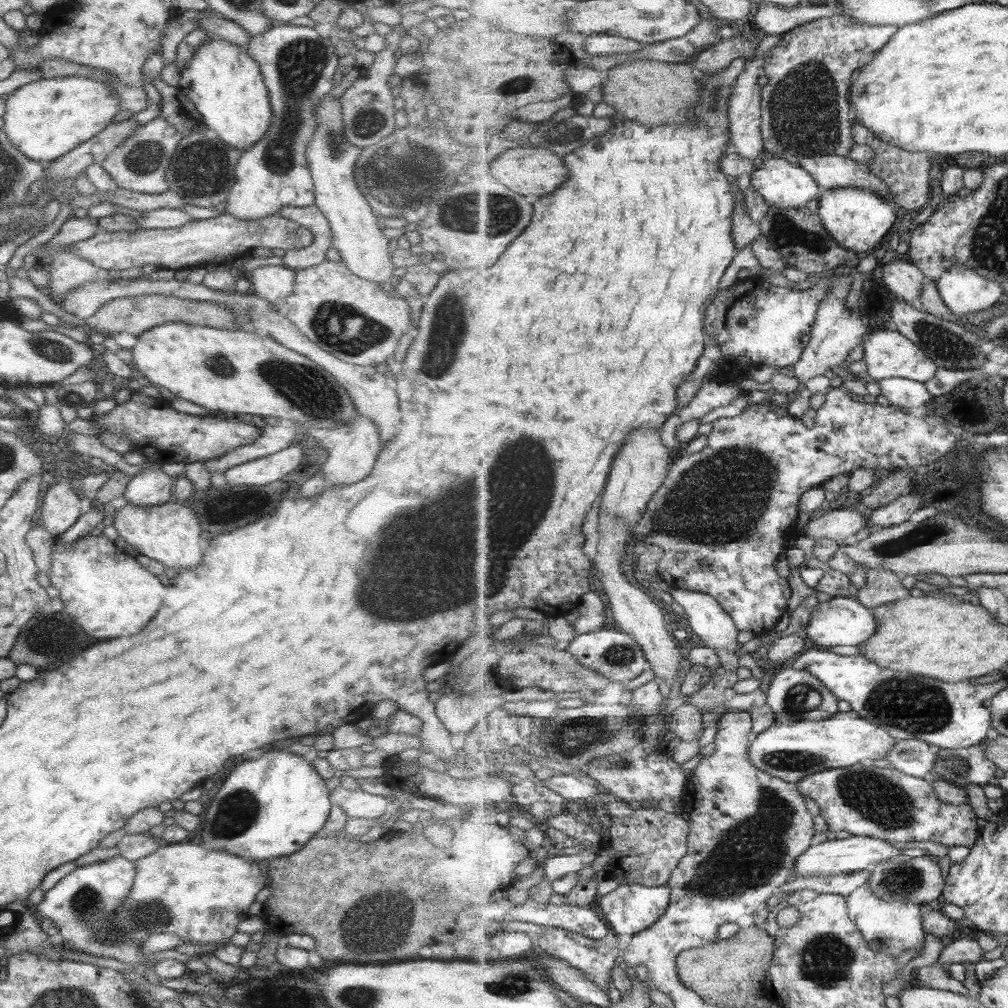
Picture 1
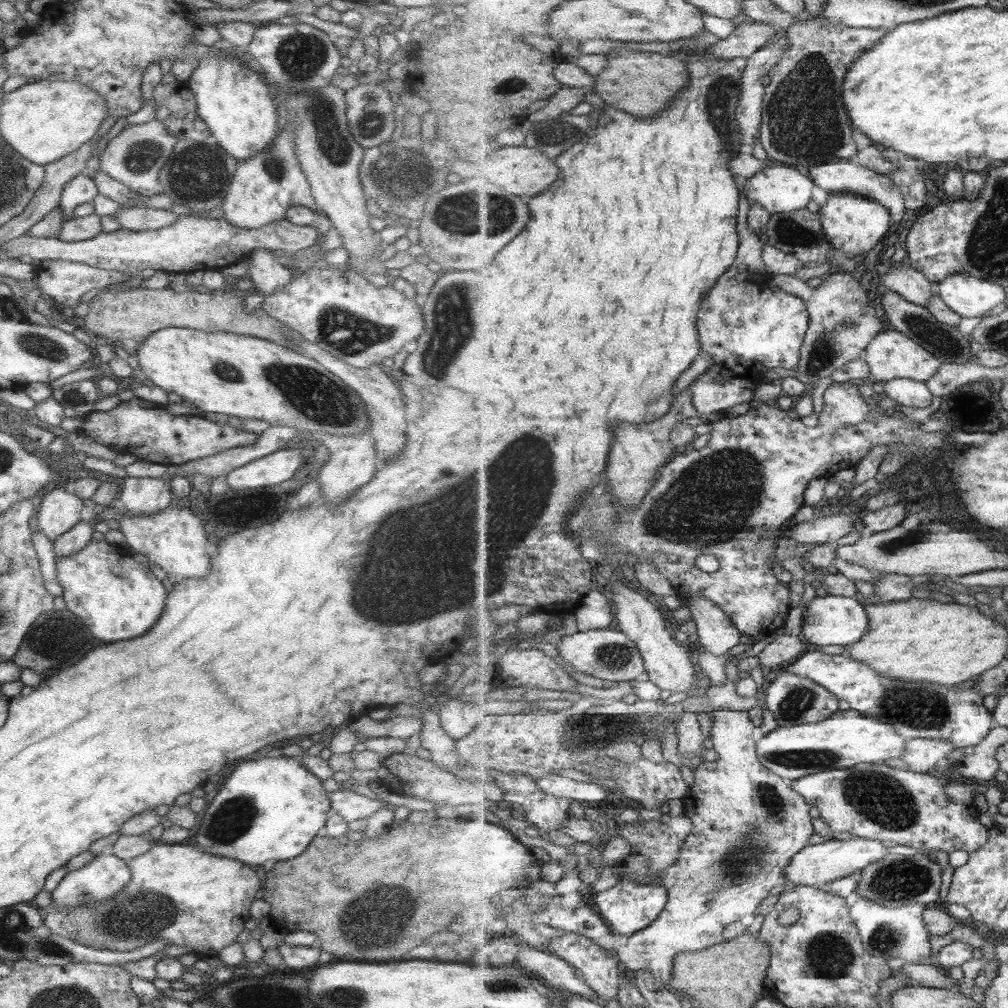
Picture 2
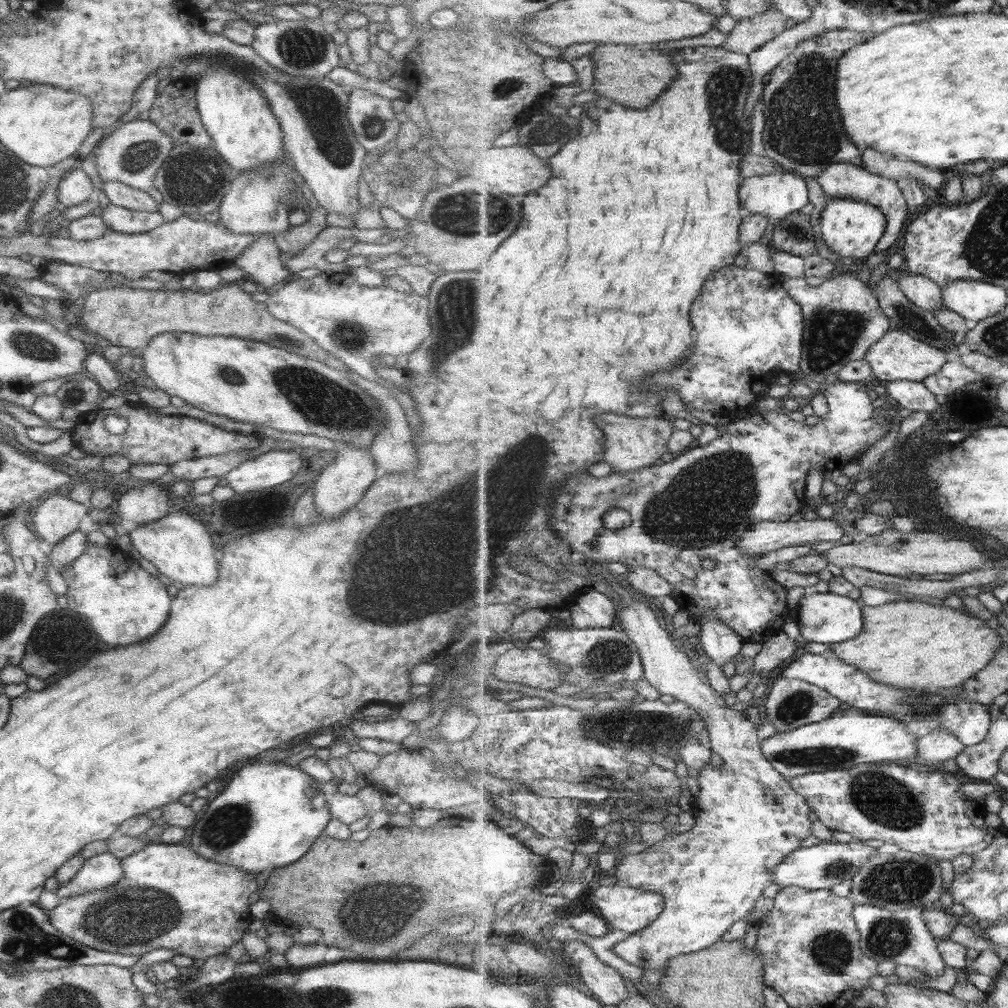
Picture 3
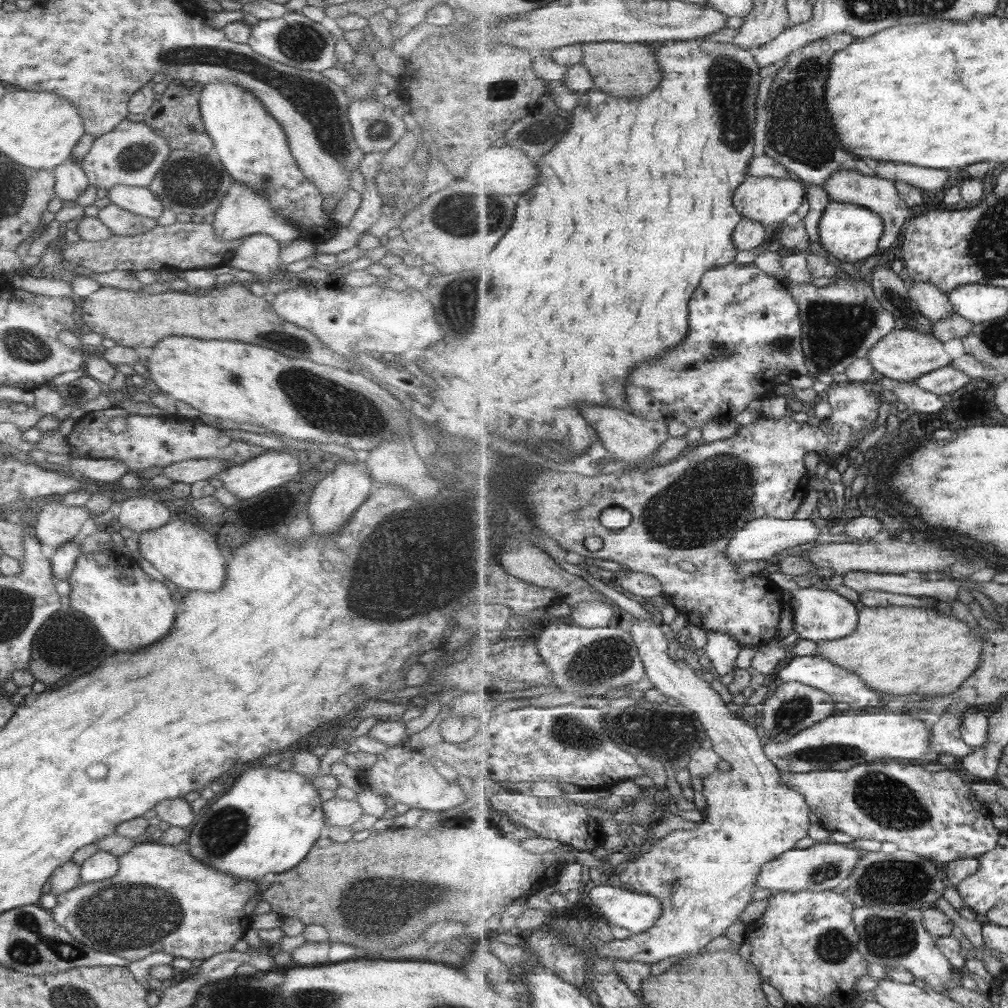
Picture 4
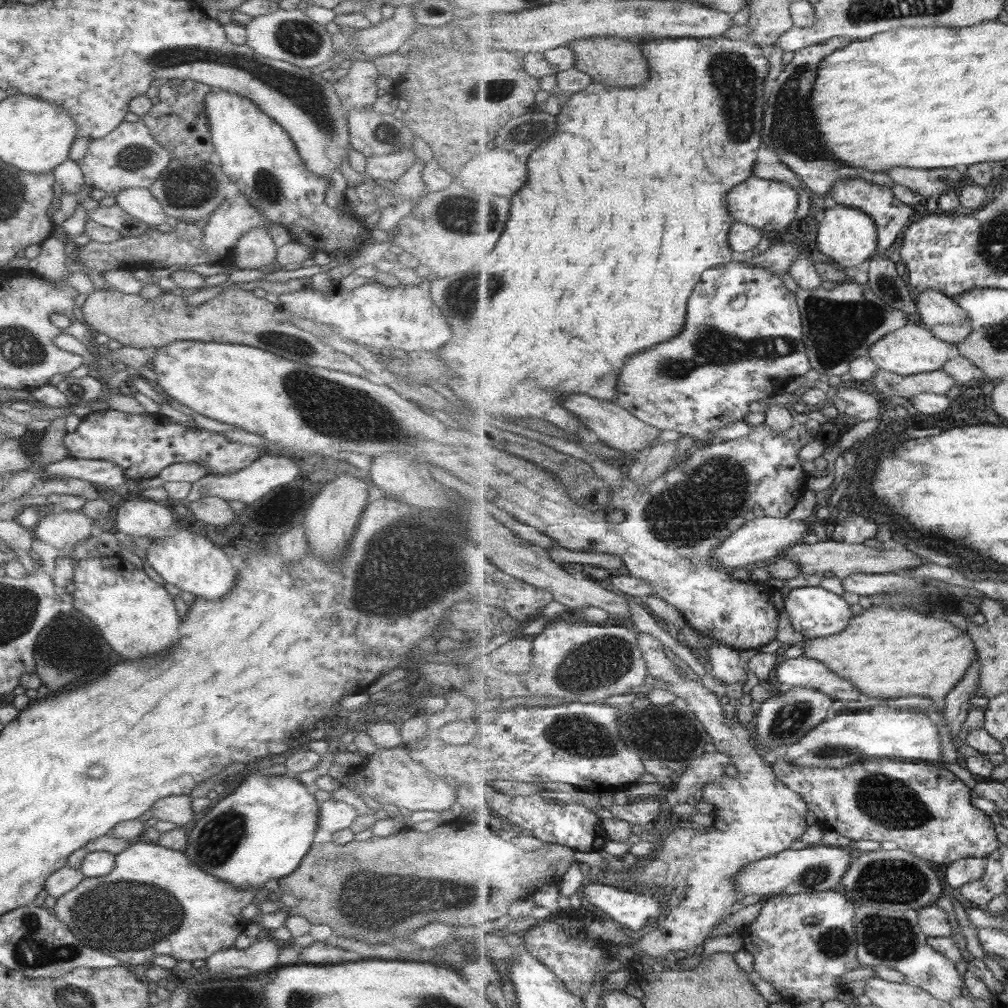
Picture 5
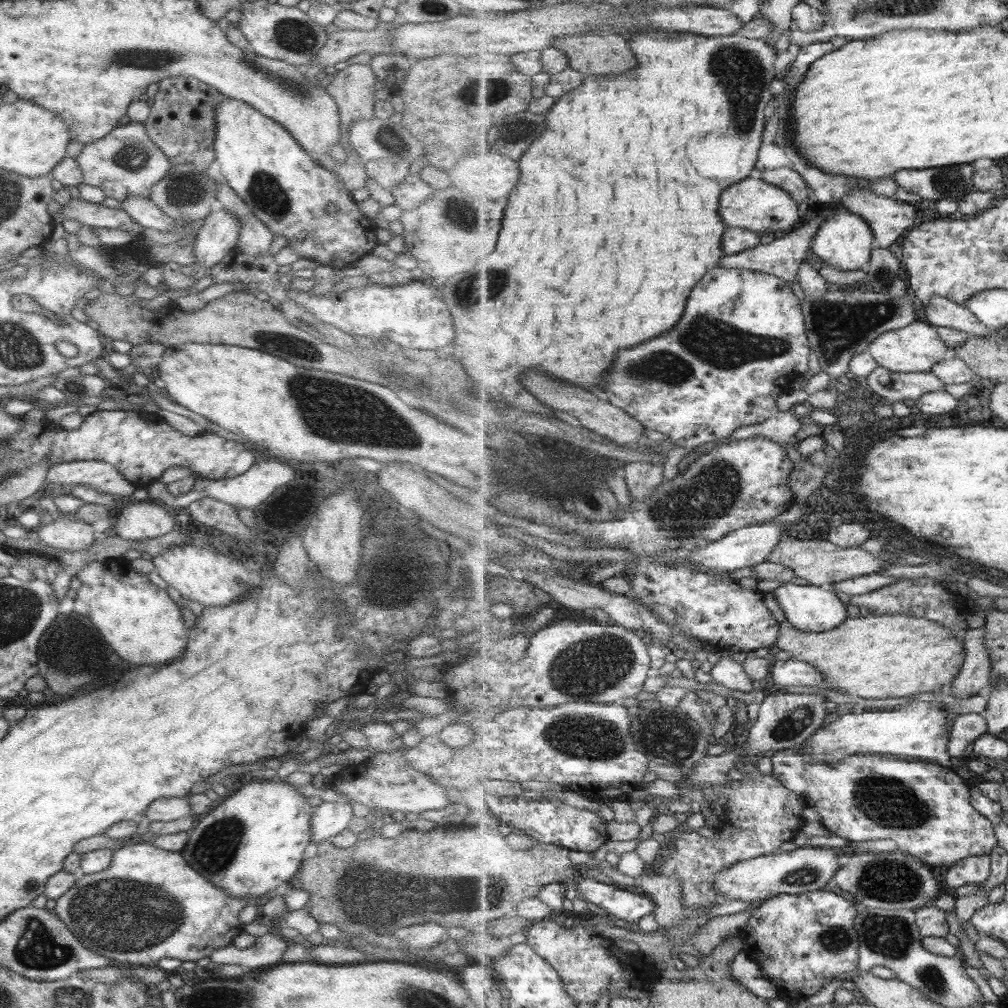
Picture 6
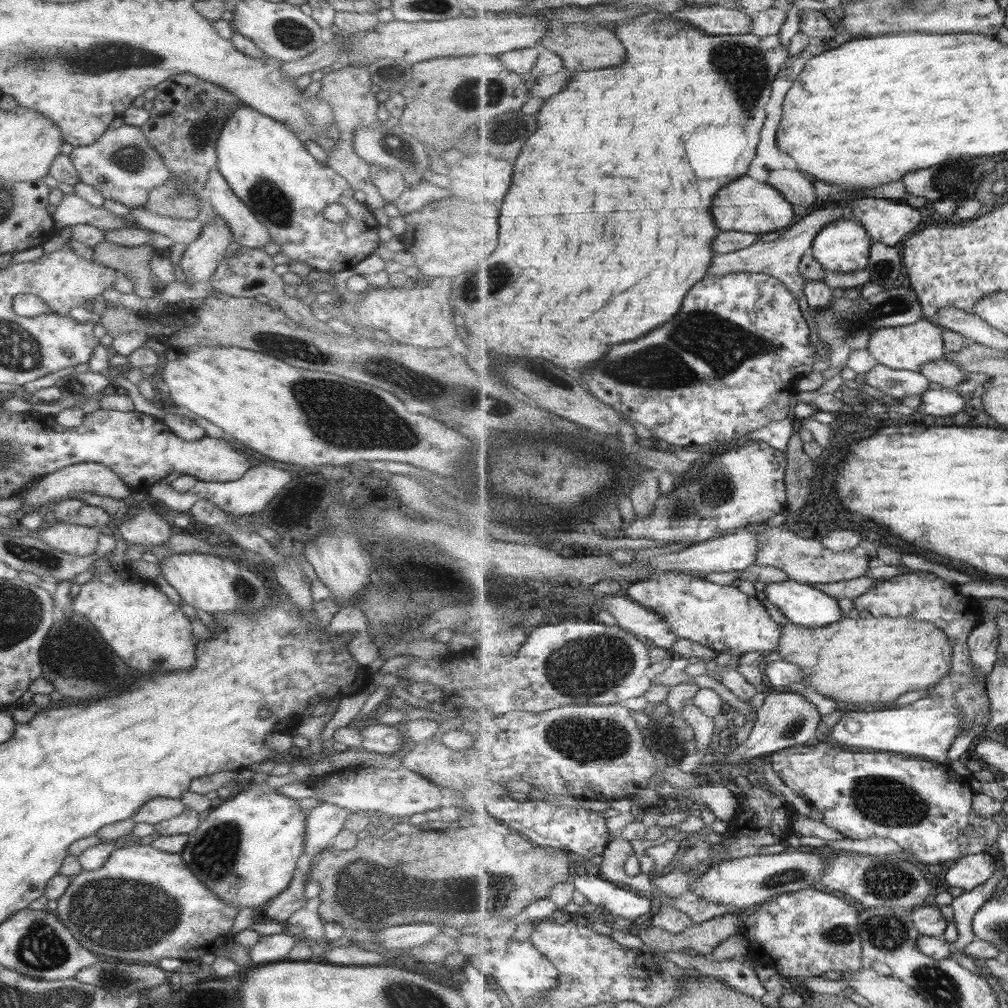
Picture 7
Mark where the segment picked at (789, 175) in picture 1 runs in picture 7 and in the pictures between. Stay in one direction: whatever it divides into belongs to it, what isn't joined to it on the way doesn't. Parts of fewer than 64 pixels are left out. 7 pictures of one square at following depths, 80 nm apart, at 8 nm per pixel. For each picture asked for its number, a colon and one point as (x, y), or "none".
2: (778, 188)
3: (777, 195)
4: (770, 201)
5: (768, 205)
6: (755, 204)
7: (747, 205)

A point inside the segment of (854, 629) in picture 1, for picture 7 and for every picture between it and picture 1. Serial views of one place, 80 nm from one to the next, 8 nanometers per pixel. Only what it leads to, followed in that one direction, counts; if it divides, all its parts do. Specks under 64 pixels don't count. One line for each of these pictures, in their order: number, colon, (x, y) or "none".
2: (839, 620)
3: (829, 618)
4: (820, 615)
5: (814, 612)
6: (811, 608)
7: (803, 604)

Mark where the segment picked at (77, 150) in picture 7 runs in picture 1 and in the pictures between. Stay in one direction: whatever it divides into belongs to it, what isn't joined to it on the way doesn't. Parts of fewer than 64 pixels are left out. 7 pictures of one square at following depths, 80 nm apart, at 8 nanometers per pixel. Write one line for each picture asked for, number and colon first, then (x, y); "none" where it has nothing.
1: (137, 163)
2: (133, 157)
3: (130, 154)
4: (130, 154)
5: (127, 157)
6: (124, 163)

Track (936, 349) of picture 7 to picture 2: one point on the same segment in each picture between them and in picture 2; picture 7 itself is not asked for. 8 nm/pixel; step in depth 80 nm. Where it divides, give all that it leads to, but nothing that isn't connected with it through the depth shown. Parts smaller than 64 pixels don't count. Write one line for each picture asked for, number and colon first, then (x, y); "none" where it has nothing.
2: (891, 355)
3: (898, 356)
4: (905, 355)
5: (914, 349)
6: (917, 348)

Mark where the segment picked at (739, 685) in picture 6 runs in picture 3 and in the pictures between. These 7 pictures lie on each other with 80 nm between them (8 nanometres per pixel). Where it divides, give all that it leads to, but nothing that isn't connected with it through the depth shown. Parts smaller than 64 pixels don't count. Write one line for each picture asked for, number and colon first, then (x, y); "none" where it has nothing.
3: (720, 642)
4: (722, 649)
5: (726, 663)

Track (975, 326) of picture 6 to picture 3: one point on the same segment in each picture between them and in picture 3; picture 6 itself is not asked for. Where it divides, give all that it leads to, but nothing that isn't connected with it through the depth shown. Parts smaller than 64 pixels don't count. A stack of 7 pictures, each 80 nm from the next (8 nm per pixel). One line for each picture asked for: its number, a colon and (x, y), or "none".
3: (922, 291)
4: (934, 304)
5: (934, 307)

